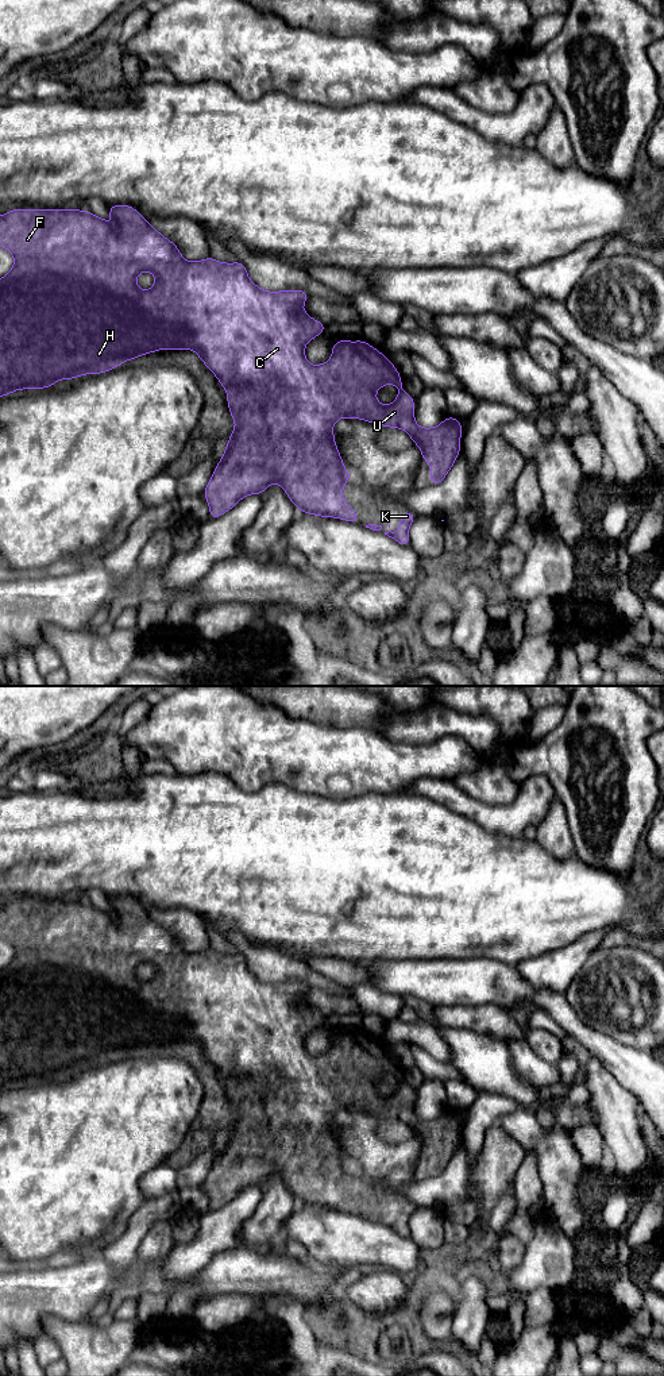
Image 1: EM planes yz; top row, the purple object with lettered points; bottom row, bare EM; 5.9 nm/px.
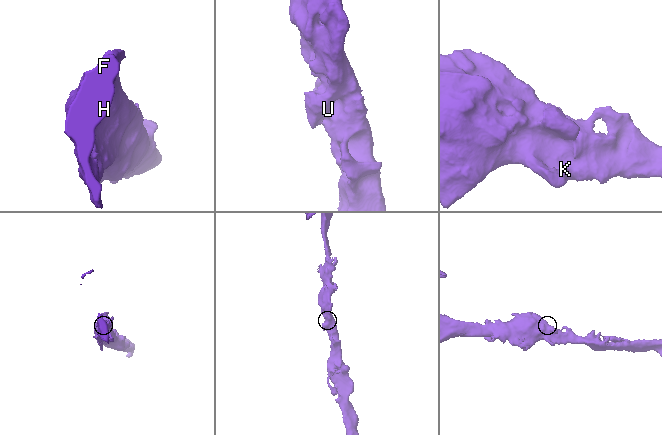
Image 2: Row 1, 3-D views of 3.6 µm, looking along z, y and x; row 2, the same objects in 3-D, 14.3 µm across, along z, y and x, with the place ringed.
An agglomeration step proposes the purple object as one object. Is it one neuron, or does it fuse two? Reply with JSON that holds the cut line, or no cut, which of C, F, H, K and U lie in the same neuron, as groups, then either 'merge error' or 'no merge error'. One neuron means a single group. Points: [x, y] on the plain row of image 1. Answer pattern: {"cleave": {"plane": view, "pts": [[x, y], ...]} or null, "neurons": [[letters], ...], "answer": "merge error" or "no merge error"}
{"cleave": null, "neurons": [["C", "F", "H", "K", "U"]], "answer": "no merge error"}

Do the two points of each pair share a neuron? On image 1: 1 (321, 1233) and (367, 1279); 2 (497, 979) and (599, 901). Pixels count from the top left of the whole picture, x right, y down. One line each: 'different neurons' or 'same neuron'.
1: different neurons
2: different neurons

